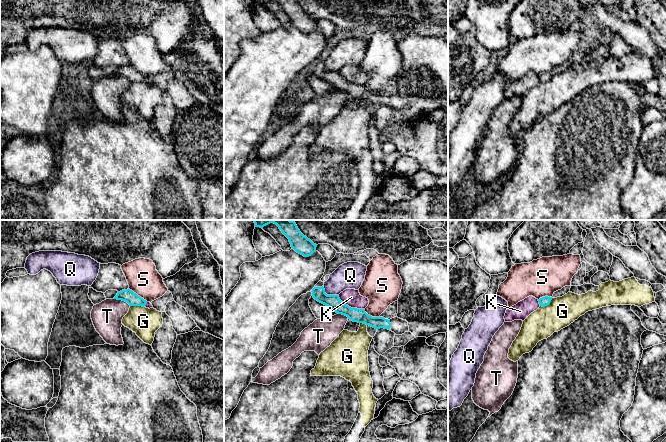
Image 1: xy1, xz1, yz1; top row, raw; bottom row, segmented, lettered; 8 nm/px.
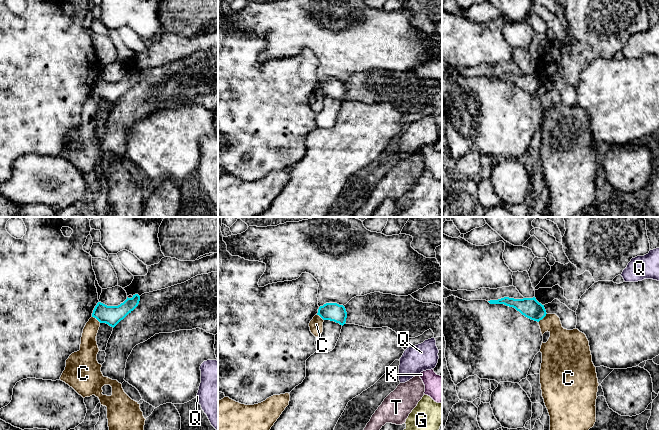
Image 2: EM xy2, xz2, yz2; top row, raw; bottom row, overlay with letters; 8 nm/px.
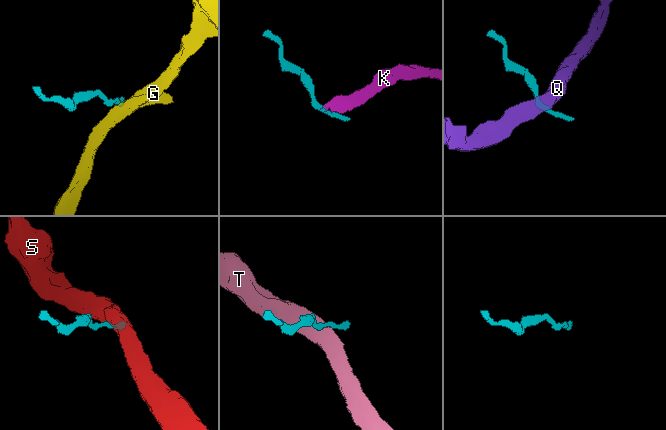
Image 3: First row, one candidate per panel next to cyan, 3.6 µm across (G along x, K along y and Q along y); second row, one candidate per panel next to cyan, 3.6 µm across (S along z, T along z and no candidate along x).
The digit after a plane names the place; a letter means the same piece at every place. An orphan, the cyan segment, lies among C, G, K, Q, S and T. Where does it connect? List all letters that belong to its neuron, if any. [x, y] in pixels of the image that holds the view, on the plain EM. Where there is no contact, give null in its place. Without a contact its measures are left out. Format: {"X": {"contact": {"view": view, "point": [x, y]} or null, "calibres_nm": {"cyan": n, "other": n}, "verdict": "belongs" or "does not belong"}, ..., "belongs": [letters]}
{"C": {"contact": {"view": "yz2", "point": [542, 94]}, "calibres_nm": {"cyan": 160, "other": 220}, "verdict": "does not belong"}, "G": {"contact": {"view": "yz1", "point": [547, 80]}, "calibres_nm": {"cyan": 80, "other": 240}, "verdict": "does not belong"}, "K": {"contact": {"view": "xz1", "point": [350, 83]}, "calibres_nm": {"cyan": 110, "other": 140}, "verdict": "does not belong"}, "Q": {"contact": {"view": "xz1", "point": [328, 71]}, "calibres_nm": {"cyan": 110, "other": 220}, "verdict": "does not belong"}, "S": {"contact": {"view": "xy1", "point": [137, 71]}, "calibres_nm": {"cyan": 100, "other": 260}, "verdict": "does not belong"}, "T": {"contact": {"view": "xy1", "point": [122, 76]}, "calibres_nm": {"cyan": 100, "other": 240}, "verdict": "does not belong"}, "belongs": []}

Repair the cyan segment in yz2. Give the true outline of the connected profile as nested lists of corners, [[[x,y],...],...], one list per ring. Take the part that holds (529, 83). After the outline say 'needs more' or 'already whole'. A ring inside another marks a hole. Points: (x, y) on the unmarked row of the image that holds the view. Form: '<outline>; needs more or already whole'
[[[504,73],[498,76],[490,76],[488,78],[490,80],[504,80],[513,83],[525,93],[537,98],[542,96],[547,90],[544,81],[539,79],[535,73],[523,75]]]; already whole

